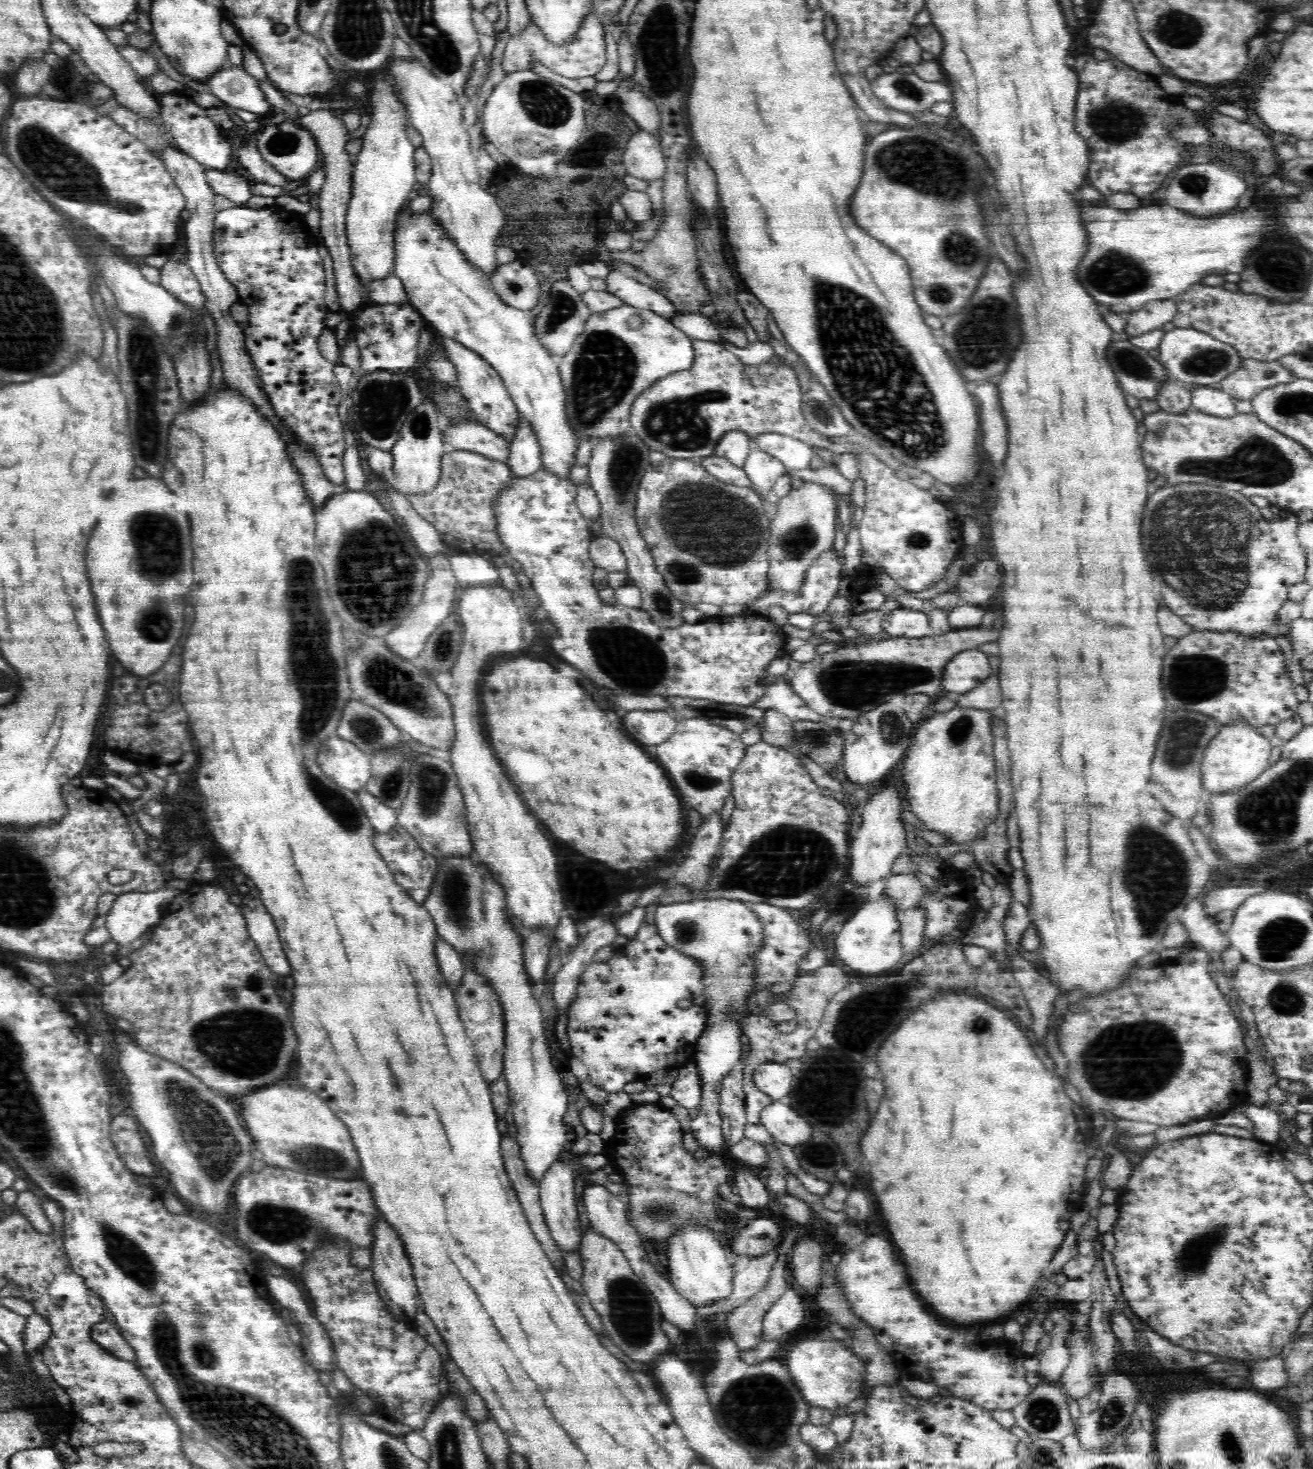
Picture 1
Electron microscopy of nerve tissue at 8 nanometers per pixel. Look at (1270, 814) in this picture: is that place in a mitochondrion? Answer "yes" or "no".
yes

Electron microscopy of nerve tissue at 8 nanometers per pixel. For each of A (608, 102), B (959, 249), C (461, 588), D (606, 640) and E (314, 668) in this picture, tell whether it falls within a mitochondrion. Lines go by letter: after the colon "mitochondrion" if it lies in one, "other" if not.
A: other
B: mitochondrion
C: other
D: mitochondrion
E: mitochondrion

